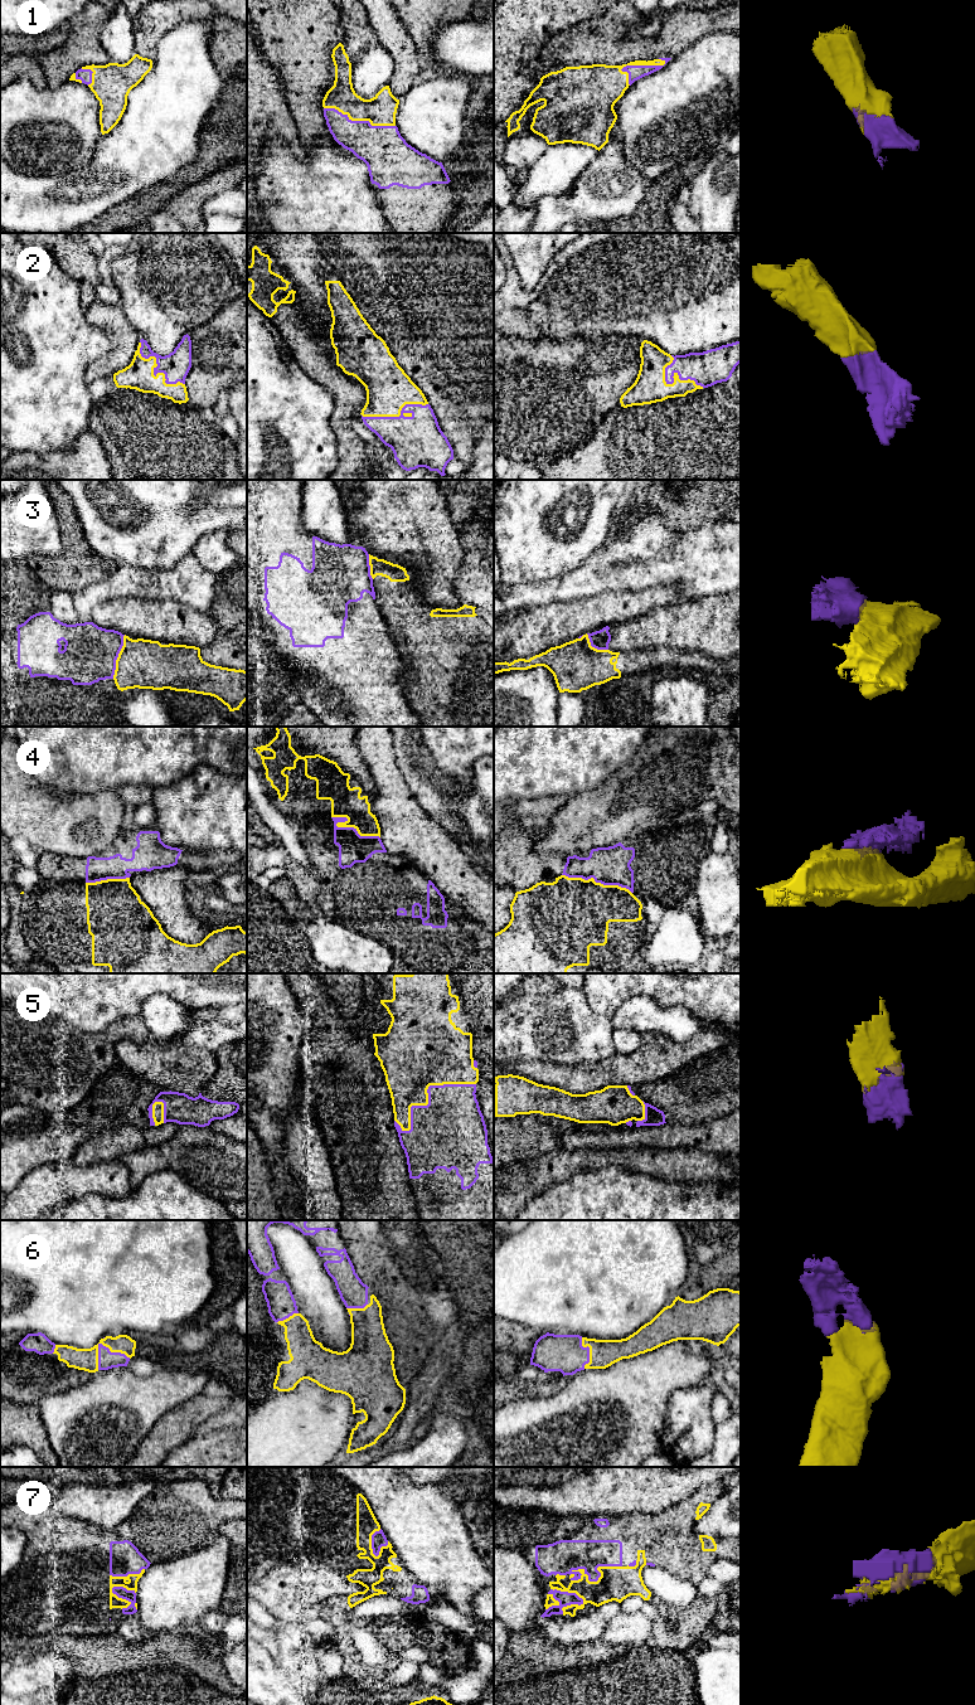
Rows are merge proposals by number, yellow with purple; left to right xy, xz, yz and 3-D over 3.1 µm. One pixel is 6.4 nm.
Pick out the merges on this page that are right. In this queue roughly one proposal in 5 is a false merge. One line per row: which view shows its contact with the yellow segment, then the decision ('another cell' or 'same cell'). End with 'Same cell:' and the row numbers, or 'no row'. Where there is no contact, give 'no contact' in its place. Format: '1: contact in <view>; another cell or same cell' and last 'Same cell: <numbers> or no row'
1: contact in xz; same cell
2: contact in xz; same cell
3: contact in xy; another cell
4: contact in xz; another cell
5: contact in xz; same cell
6: contact in xy; same cell
7: contact in yz; same cell
Same cell: 1, 2, 5, 6, 7

